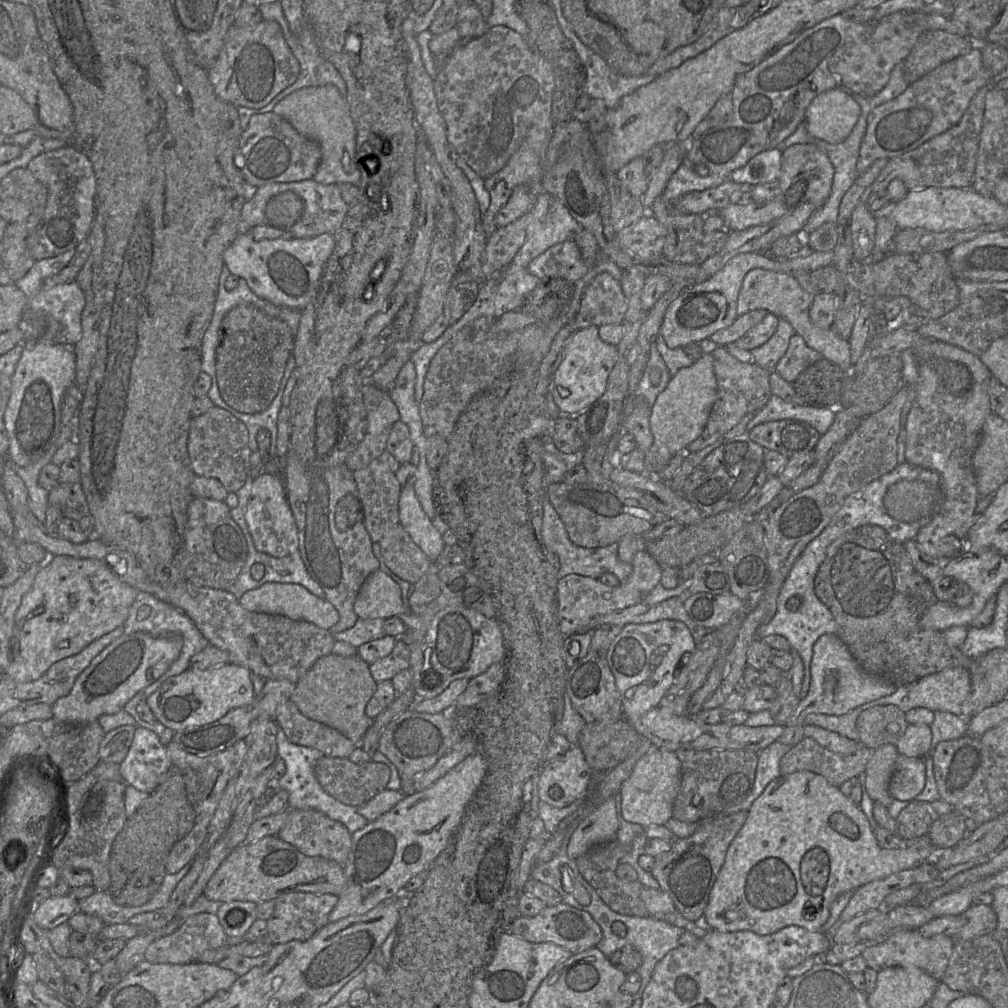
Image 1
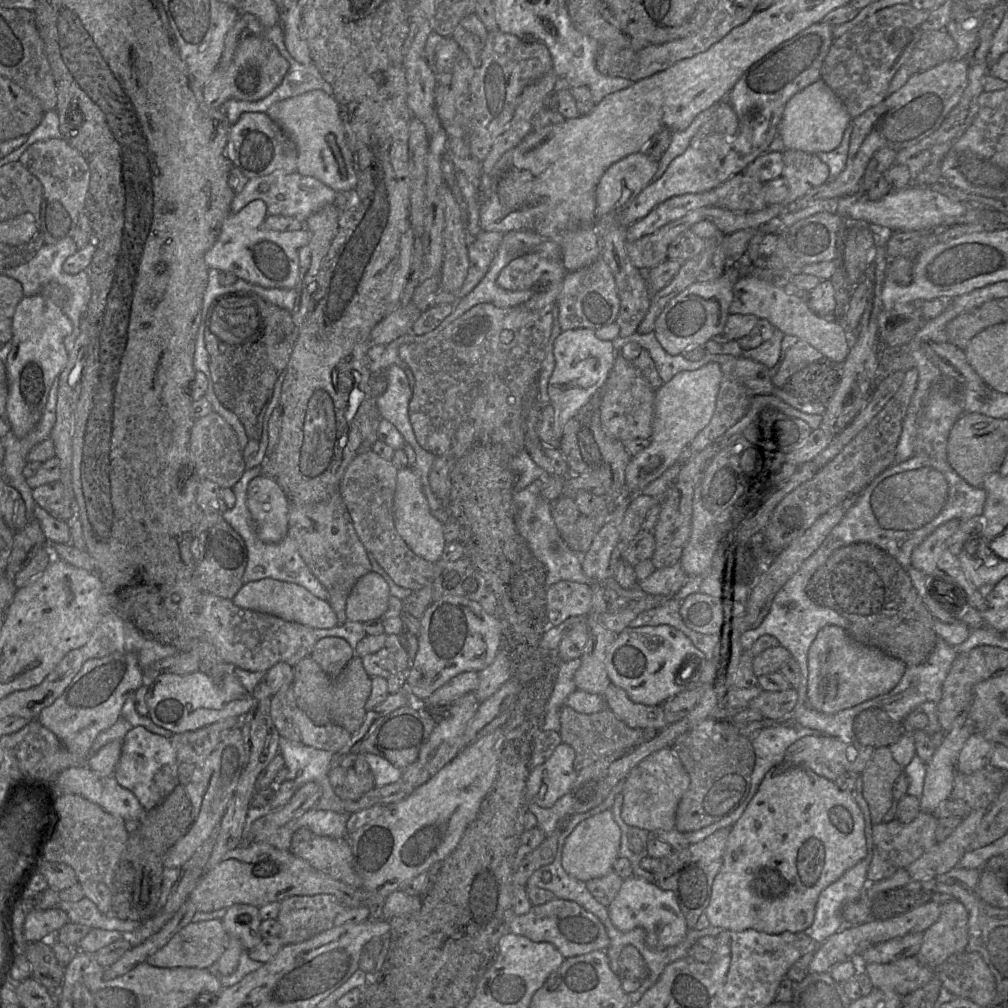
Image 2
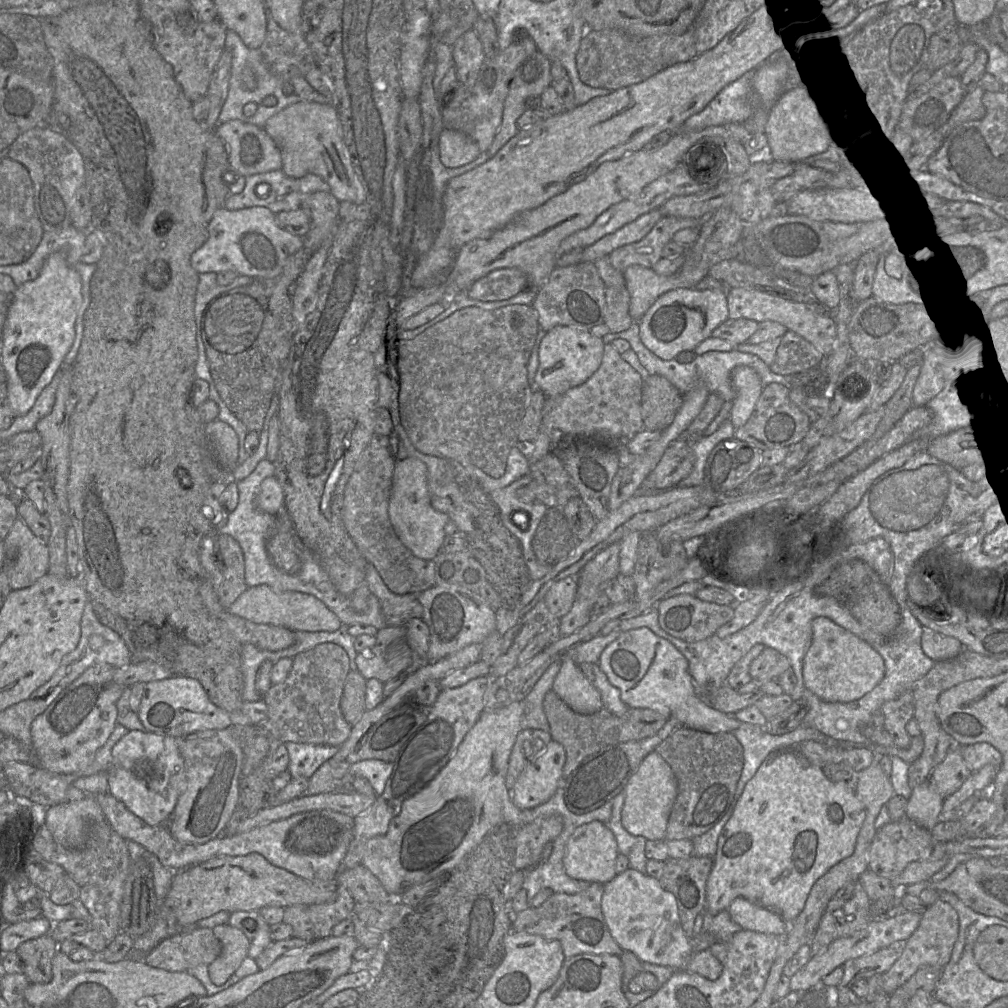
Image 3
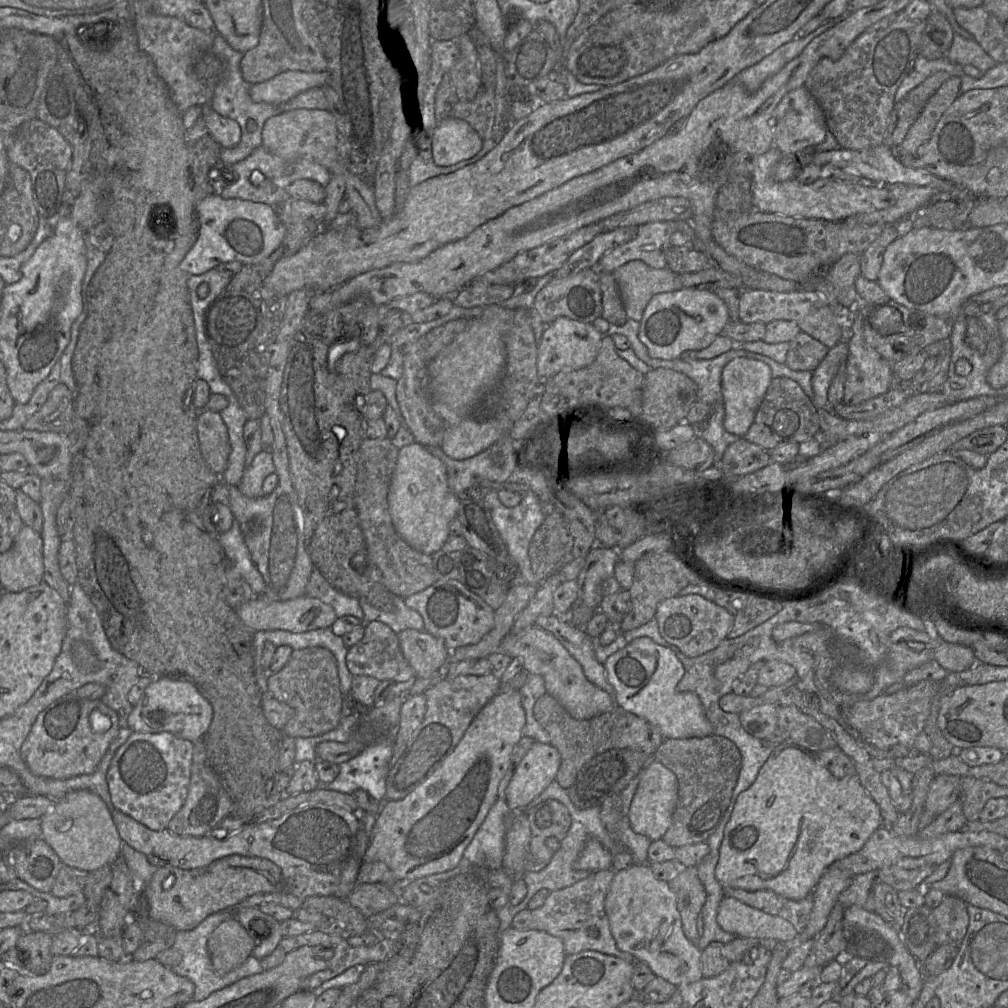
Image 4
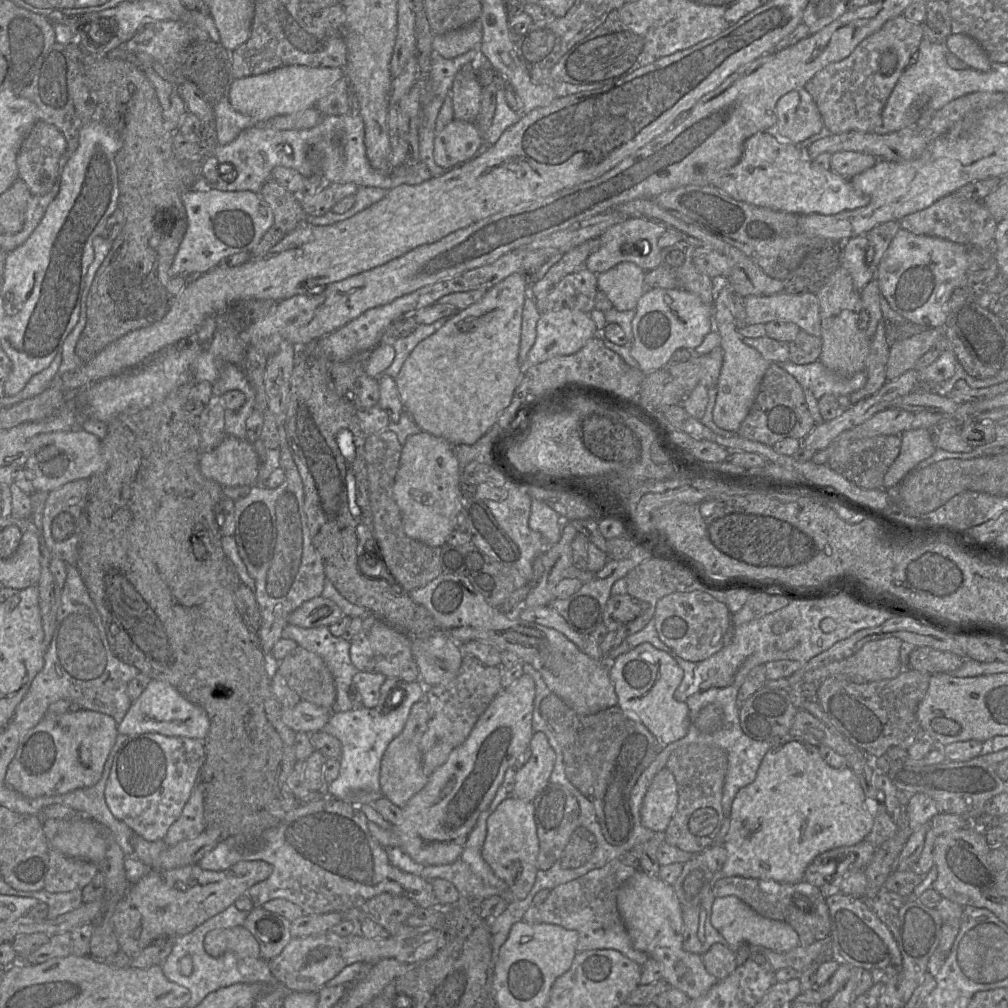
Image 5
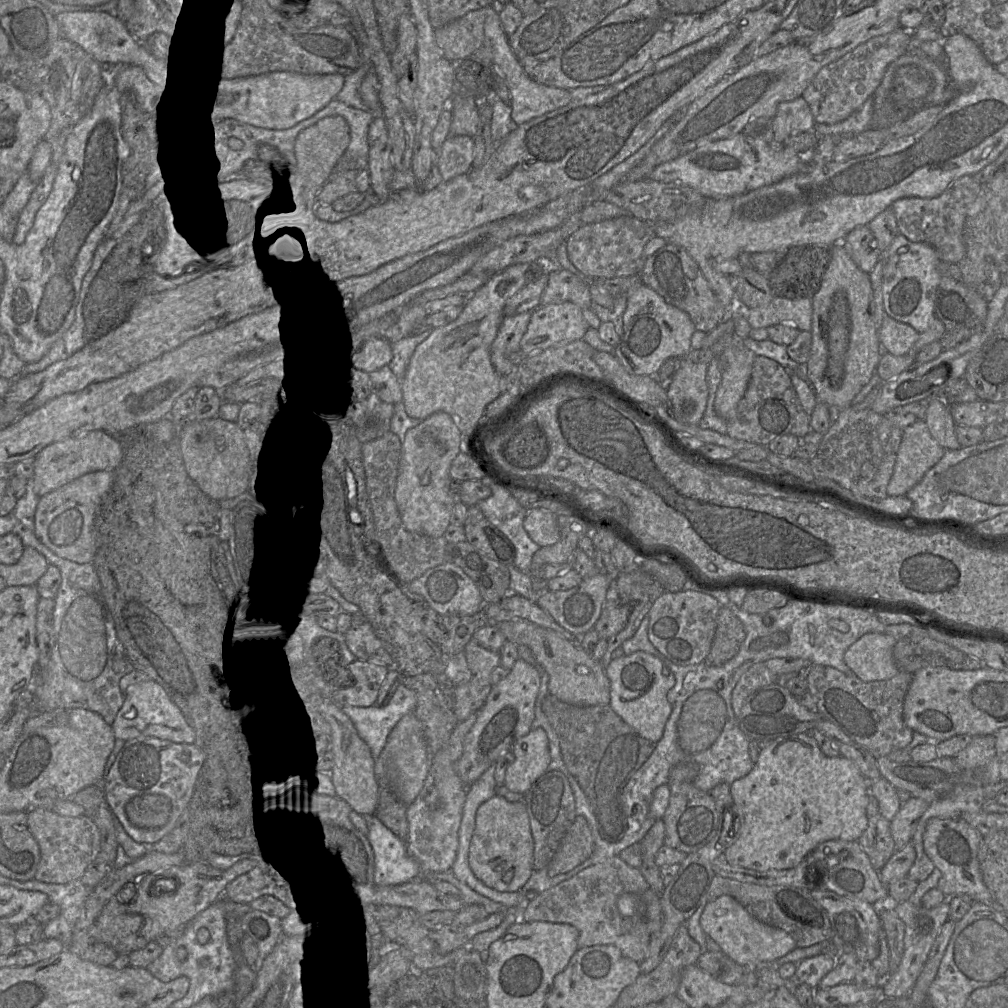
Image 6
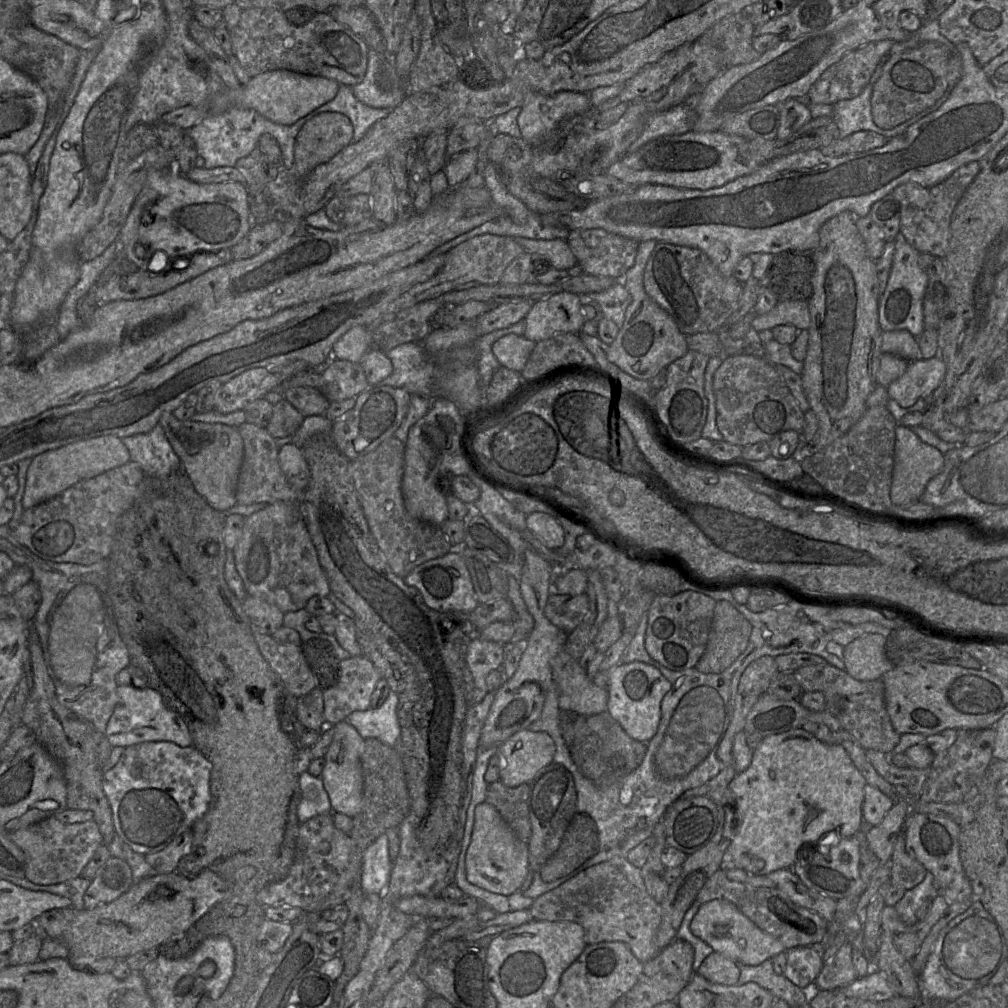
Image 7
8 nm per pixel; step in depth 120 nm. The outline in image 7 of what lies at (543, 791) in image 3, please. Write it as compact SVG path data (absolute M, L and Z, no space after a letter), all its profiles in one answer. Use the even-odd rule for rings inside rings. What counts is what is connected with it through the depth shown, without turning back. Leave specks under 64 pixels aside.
M524 729L497 746L502 759L499 781L507 787L529 784L535 775L553 762L555 743L546 733Z

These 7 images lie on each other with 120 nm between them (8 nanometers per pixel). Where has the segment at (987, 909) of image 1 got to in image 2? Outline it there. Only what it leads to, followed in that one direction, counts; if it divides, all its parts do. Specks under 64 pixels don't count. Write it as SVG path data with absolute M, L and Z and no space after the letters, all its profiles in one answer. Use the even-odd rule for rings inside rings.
M957 900L942 902L940 916L923 932L922 944L915 957L923 965L936 969L949 956L964 951L968 939L968 911L965 906Z

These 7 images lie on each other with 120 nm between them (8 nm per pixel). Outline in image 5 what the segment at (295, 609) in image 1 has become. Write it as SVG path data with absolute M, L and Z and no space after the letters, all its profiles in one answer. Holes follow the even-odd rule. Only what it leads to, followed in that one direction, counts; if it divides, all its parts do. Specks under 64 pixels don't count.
M318 596L304 602L294 610L288 618L288 623L302 628L328 627L343 616L345 615L336 603Z

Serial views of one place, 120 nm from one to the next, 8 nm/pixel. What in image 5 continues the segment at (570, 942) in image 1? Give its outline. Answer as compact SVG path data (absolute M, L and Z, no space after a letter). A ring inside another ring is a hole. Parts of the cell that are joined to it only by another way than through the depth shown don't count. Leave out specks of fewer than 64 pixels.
M614 859L601 868L593 869L579 878L551 889L544 902L539 905L531 905L526 910L522 920L527 923L555 924L566 929L575 930L578 934L576 944L577 952L595 949L614 949L621 952L630 960L642 965L647 961L649 956L632 946L616 903L618 889L629 880L636 871L637 869L623 864L619 859Z

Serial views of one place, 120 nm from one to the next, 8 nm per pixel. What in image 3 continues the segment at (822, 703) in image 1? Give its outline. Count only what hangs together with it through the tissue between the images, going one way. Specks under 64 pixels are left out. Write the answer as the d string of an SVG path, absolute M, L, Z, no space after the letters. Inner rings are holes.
M829 618L813 621L812 642L803 660L803 679L805 688L818 698L840 703L858 700L882 681L885 672L883 657L869 642Z

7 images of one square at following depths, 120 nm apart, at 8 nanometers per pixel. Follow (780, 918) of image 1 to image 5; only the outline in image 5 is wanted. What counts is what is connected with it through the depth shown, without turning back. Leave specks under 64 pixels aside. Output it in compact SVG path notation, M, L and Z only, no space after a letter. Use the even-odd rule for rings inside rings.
M787 734L770 745L758 768L755 780L741 788L731 805L730 825L723 838L722 845L727 851L727 859L720 874L723 877L741 876L762 880L774 880L780 883L796 884L803 880L805 870L809 864L820 854L842 846L853 846L866 838L874 824L874 811L870 806L863 788L851 768L833 768L828 765L820 755L818 747L810 744L798 736Z

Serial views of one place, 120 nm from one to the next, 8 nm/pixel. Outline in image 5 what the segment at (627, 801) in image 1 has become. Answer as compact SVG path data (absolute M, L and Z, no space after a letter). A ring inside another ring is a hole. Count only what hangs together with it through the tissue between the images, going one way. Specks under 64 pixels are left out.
M665 767L655 775L645 794L641 808L642 825L656 833L664 833L677 803L677 783L672 772Z

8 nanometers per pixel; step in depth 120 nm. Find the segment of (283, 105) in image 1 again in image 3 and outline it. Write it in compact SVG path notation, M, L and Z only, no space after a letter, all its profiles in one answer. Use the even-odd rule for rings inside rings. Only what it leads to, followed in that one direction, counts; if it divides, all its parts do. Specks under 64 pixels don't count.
M308 101L292 104L271 116L263 129L279 147L281 171L288 177L299 178L313 173L329 184L330 192L338 201L349 201L354 205L365 201L364 189L346 155L338 115L332 104Z

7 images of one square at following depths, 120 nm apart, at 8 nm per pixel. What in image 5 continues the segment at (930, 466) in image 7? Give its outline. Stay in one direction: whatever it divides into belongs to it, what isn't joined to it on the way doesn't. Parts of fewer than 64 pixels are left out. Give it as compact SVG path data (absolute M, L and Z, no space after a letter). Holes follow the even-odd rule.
M913 428L901 434L902 444L898 457L888 468L883 489L900 483L922 461L932 456L937 447L934 434L926 428Z

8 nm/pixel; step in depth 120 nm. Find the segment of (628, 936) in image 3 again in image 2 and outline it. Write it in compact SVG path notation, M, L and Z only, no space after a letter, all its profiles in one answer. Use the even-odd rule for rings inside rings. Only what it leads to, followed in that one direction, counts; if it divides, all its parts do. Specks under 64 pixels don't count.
M632 875L624 879L614 900L607 907L613 925L620 931L636 927L645 930L645 943L653 950L663 950L680 943L688 933L688 927L672 891L661 890L653 882Z

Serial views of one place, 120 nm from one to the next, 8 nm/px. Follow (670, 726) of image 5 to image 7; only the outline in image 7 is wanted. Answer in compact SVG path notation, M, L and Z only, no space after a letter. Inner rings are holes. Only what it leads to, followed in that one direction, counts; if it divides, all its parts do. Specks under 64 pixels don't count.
M639 661L620 663L608 671L606 712L632 739L647 743L655 734L660 721L660 704L671 685L661 672Z

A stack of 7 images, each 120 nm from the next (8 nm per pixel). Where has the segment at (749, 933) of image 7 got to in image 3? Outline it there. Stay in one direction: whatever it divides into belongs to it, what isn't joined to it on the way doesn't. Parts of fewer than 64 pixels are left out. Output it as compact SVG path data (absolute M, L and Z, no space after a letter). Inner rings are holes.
M737 897L731 902L728 913L731 920L742 929L764 934L784 935L790 925L777 911L743 897Z

